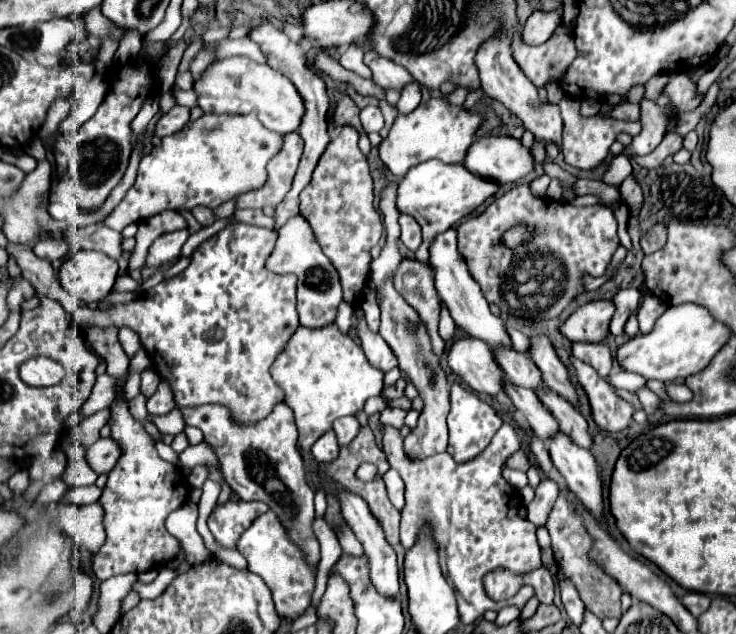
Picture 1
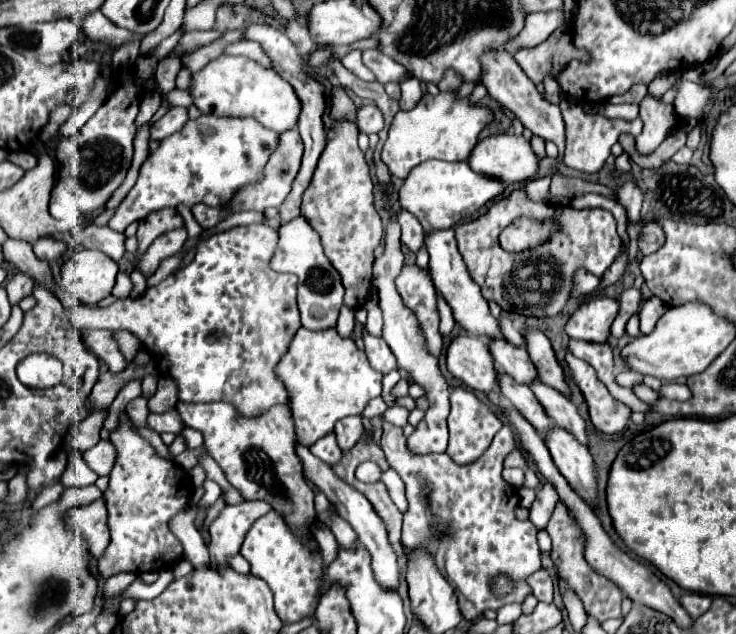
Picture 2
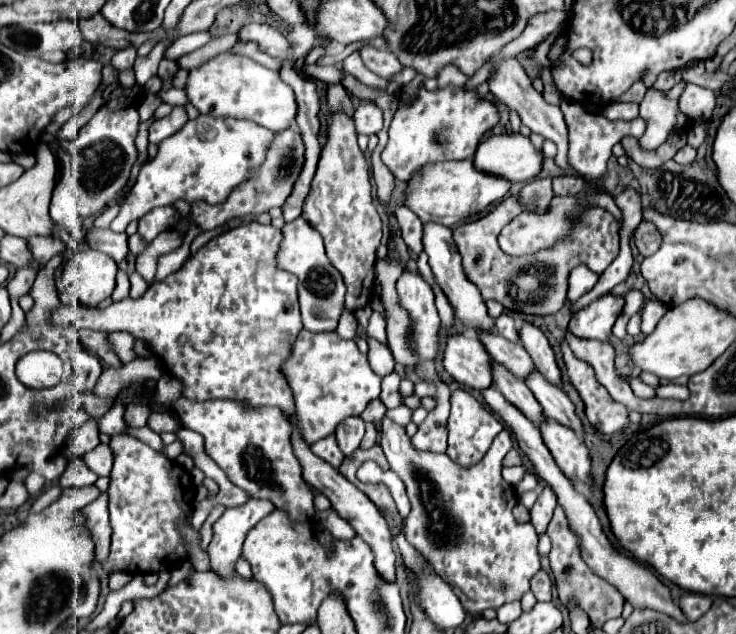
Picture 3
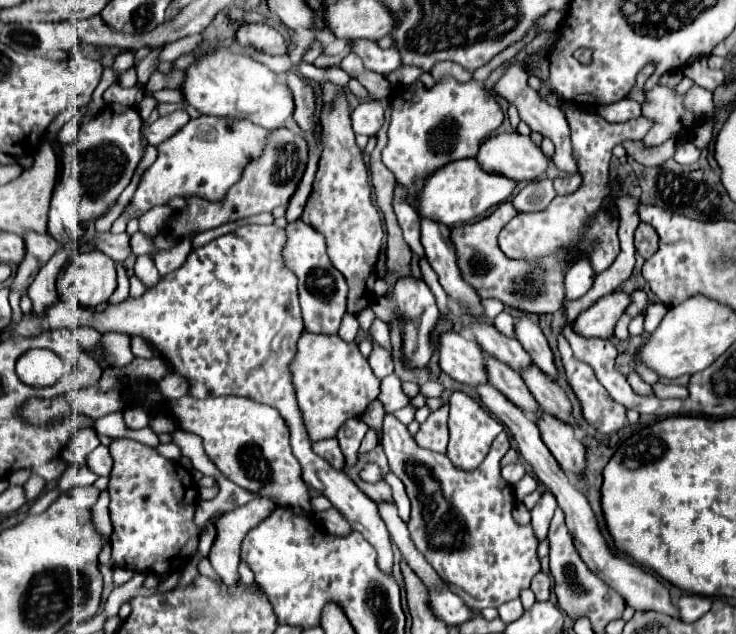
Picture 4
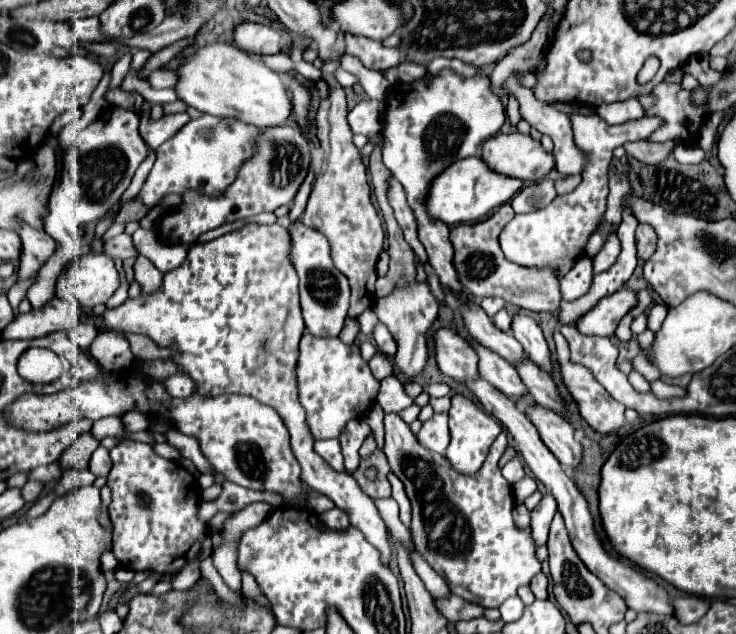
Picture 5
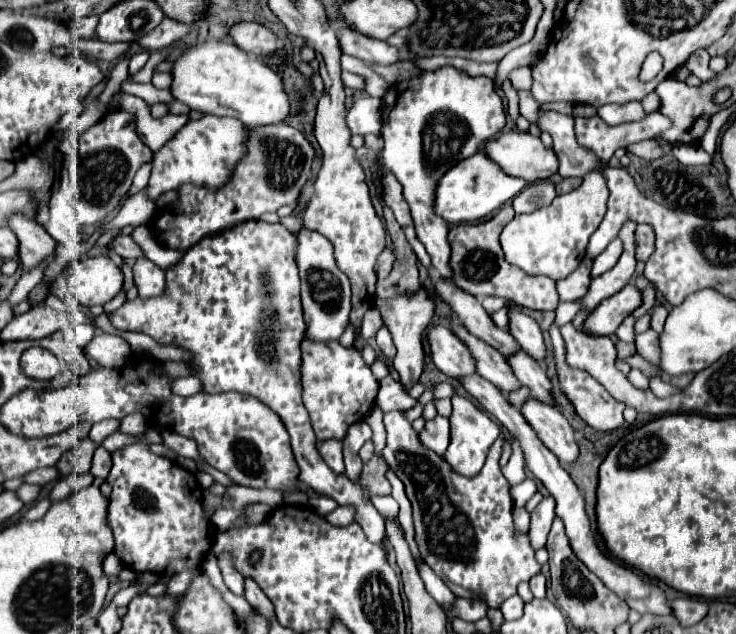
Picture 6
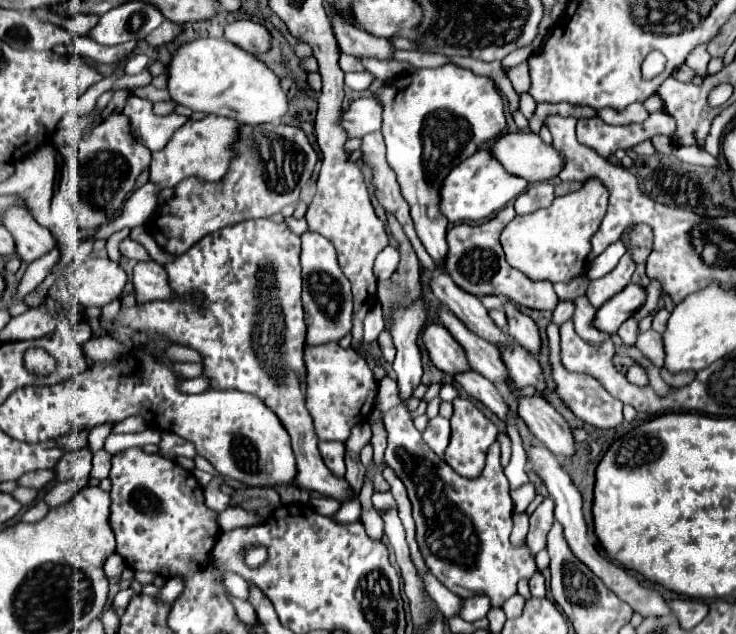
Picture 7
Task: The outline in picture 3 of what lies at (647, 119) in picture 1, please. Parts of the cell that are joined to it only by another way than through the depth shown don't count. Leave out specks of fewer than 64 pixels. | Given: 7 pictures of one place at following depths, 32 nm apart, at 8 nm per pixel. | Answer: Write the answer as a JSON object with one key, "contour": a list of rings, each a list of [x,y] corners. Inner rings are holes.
{"contour":[[[650,88],[640,102],[640,116],[648,120],[648,128],[640,138],[644,150],[654,150],[666,142],[668,136],[692,128],[692,118],[680,112],[678,98],[668,98],[668,92],[656,88]]]}

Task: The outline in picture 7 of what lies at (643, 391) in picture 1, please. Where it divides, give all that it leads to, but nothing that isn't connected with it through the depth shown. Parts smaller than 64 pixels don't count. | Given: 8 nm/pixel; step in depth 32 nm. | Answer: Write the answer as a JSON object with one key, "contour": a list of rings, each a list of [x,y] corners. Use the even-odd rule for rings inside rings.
{"contour":[[[630,366],[628,372],[626,372],[626,378],[632,382],[632,384],[638,384],[638,386],[646,386],[648,384],[648,378],[646,378],[646,372],[638,366]]]}

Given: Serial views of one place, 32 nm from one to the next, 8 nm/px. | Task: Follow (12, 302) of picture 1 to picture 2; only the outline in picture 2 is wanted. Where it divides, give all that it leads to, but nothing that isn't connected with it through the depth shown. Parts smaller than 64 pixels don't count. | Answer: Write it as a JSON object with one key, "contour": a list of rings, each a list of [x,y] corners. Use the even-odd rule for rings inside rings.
{"contour":[[[18,272],[18,274],[16,274],[12,280],[8,280],[8,284],[6,284],[10,304],[16,304],[16,302],[20,302],[20,298],[30,296],[30,294],[32,294],[32,288],[34,288],[32,276],[28,276],[28,274],[24,274],[24,272]]]}

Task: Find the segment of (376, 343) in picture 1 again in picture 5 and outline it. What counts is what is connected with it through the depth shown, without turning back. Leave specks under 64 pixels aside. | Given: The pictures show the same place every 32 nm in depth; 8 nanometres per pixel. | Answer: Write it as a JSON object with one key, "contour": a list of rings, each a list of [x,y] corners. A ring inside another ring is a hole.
{"contour":[[[376,354],[372,360],[370,360],[370,370],[372,374],[376,376],[376,380],[384,380],[386,376],[392,374],[392,362],[384,356],[384,354]]]}

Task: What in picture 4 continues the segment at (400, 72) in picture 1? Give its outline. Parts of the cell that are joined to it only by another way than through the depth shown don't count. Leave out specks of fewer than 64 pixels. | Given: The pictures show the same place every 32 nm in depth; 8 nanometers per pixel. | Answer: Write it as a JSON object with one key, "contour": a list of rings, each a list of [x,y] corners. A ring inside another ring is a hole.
{"contour":[[[360,38],[360,40],[350,40],[348,46],[350,46],[352,54],[356,54],[356,56],[362,58],[362,62],[364,62],[364,66],[366,66],[368,70],[374,70],[374,72],[378,72],[378,74],[382,74],[382,76],[390,74],[392,70],[396,70],[396,68],[402,64],[400,54],[396,52],[396,48],[384,50],[384,48],[380,48],[376,42],[364,40],[364,38]]]}

